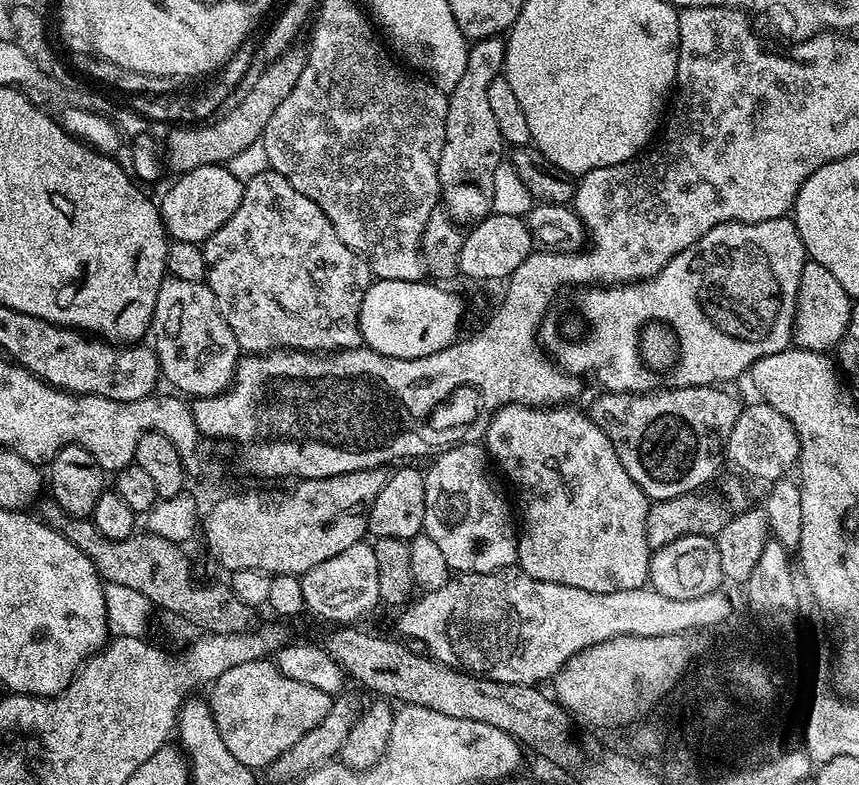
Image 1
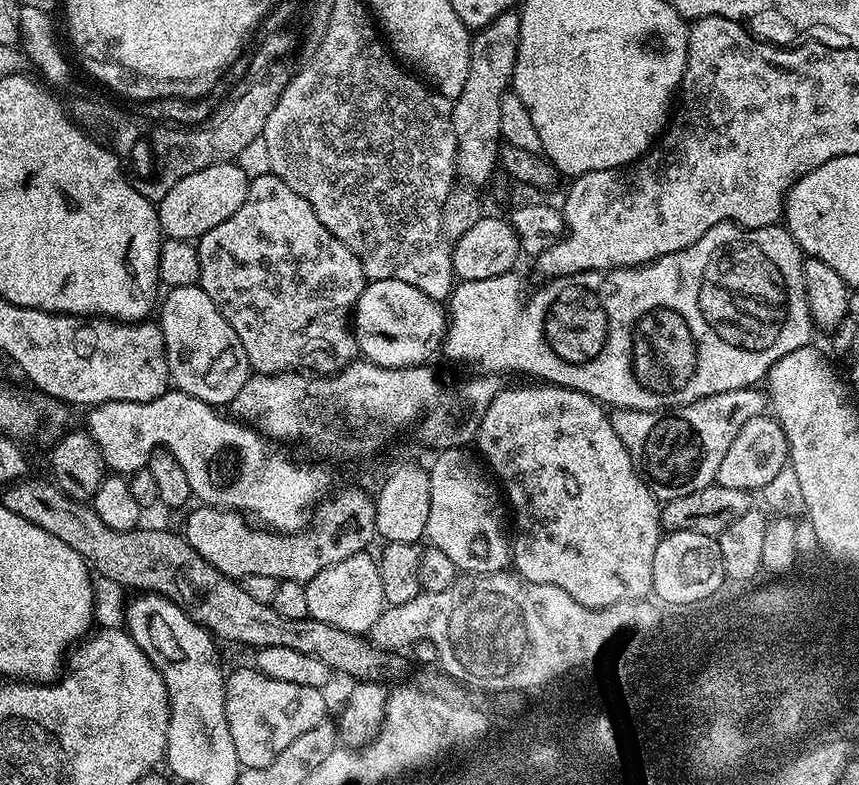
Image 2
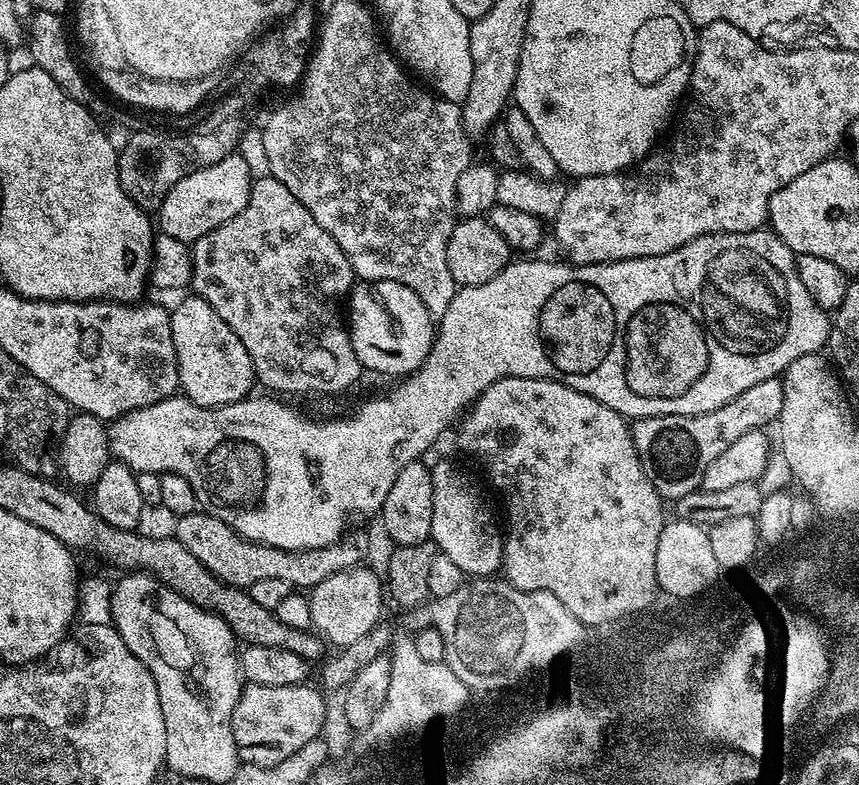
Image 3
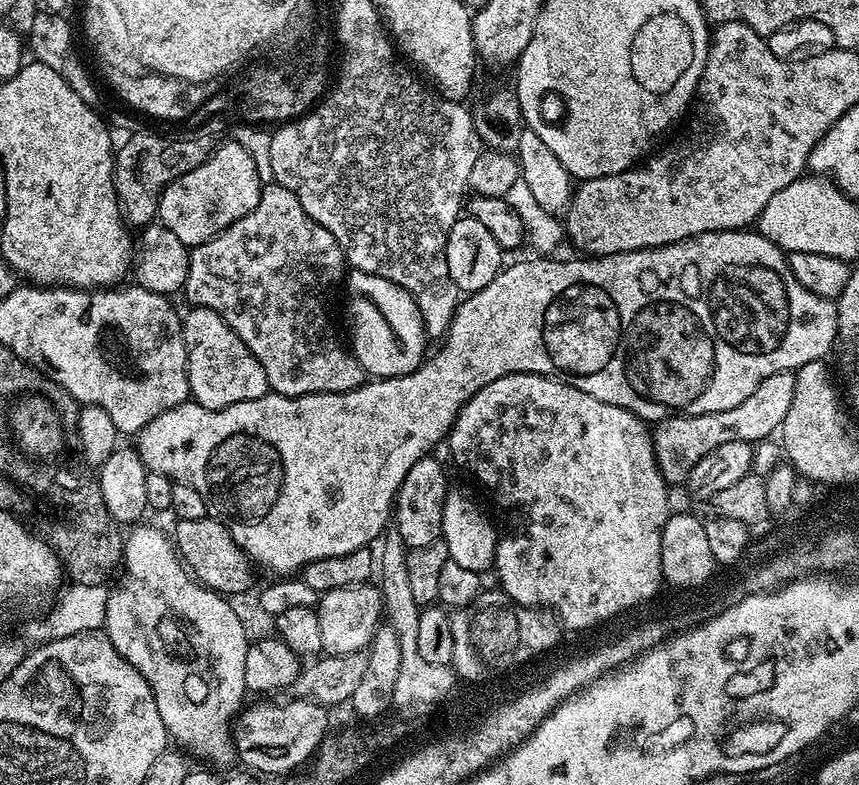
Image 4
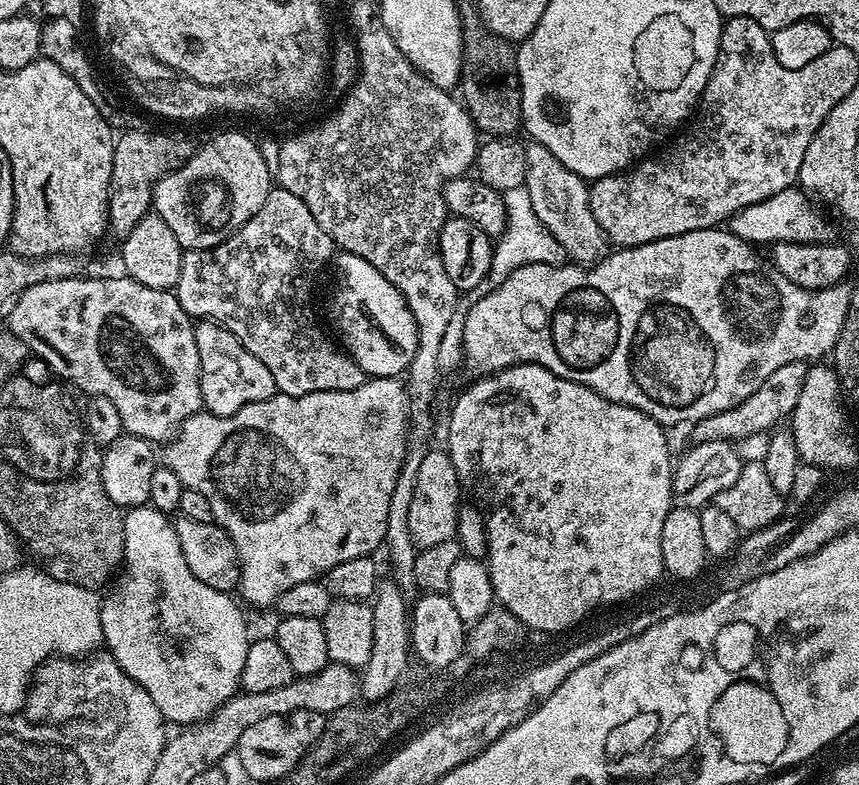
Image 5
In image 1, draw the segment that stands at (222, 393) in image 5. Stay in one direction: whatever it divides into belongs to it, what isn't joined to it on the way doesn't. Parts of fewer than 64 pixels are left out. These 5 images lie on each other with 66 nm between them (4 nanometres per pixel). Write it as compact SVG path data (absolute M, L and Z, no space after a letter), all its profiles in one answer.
M165 275L158 290L158 302L154 306L150 336L151 339L156 339L154 351L160 363L161 377L165 381L169 380L177 388L173 389L185 397L217 396L232 383L232 378L236 375L236 365L242 359L242 349L238 346L230 326L226 326L226 318L222 318L218 302L214 302L214 294L204 282L182 282L182 278Z

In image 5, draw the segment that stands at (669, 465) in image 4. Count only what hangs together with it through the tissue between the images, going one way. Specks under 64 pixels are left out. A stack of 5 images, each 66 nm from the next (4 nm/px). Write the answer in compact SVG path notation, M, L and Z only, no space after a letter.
M802 360L789 362L786 366L774 370L774 374L770 374L770 378L766 378L766 382L762 382L762 386L758 386L758 390L754 390L754 394L750 394L750 398L746 398L746 402L742 402L730 410L722 410L718 414L695 421L691 425L693 436L691 439L696 442L702 440L739 442L746 439L748 435L759 432L767 433L769 430L775 429L781 423L779 420L783 416L784 419L791 417L795 406L798 405L798 397L802 393L803 382L806 381L808 370L809 365Z

